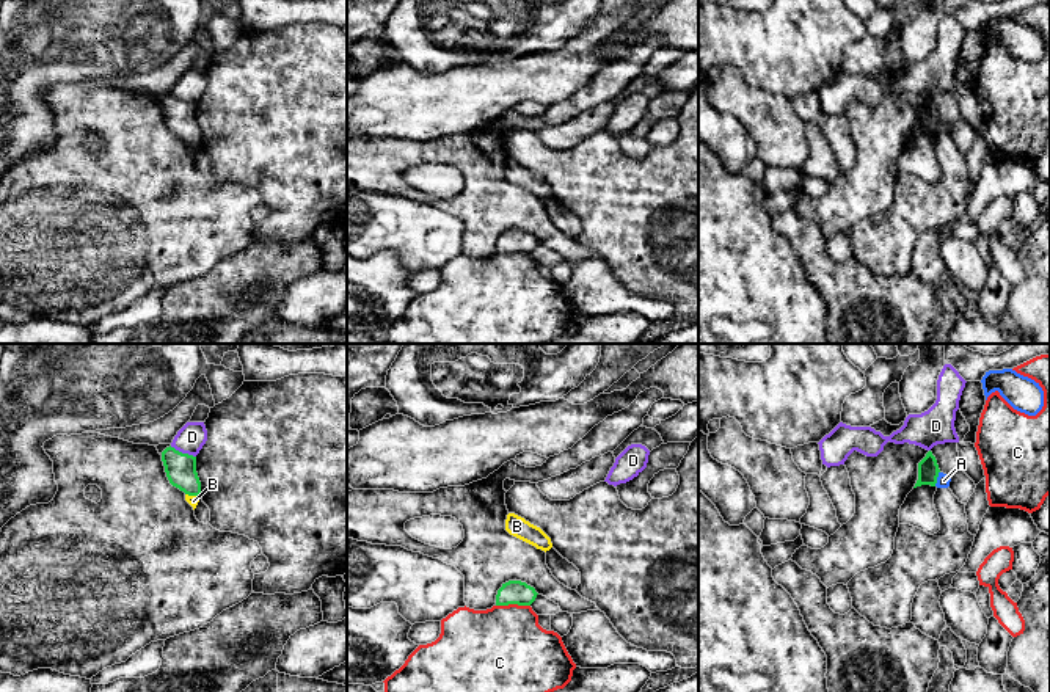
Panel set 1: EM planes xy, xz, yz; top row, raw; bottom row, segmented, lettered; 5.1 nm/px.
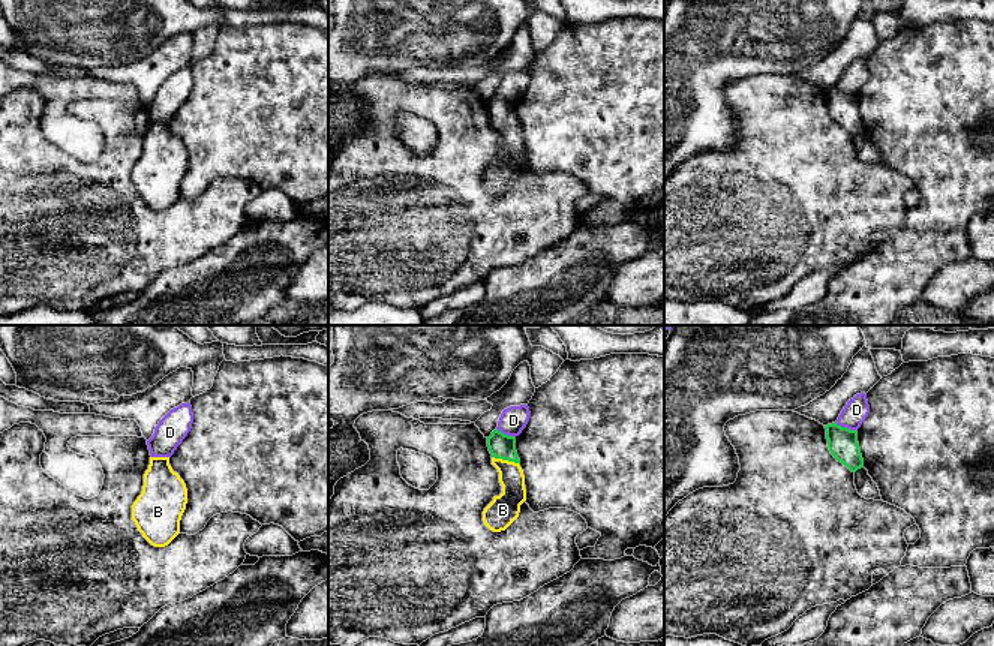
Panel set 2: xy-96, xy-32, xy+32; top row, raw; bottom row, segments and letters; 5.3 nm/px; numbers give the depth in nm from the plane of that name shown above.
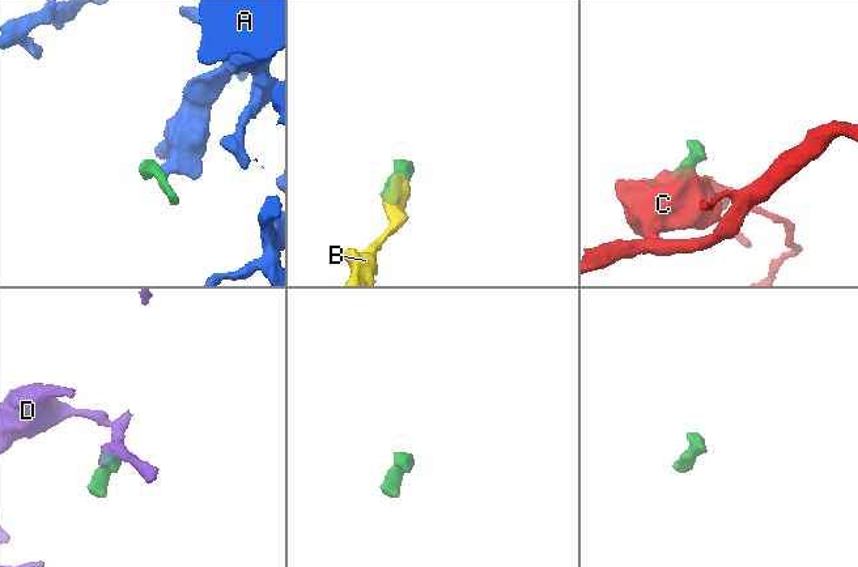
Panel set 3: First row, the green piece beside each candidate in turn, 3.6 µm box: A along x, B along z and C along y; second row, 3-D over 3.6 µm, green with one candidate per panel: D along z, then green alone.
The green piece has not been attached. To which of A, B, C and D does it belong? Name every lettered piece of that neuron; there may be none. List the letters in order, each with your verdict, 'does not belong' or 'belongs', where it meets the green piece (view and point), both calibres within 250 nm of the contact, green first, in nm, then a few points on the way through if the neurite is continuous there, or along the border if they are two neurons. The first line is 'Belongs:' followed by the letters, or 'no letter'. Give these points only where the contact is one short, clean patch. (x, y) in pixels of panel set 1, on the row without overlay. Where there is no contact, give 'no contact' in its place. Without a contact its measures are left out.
Belongs: B
A: does not belong; meets green in yz at (936, 127); 110 nm thick on the green side, 70 nm on the other; border along yz (939, 120), (934, 134)
B: belongs; meets green in xy at (193, 143); 160 nm thick on the green side, 50 nm on the other; runs through xy (181, 116), (193, 143), (193, 149)
C: does not belong; meets green in xz at (512, 251); 130 nm thick on the green side, 460 nm on the other; border along xz (529, 253), (496, 254)
D: does not belong; meets green in xy at (181, 101); 160 nm thick on the green side, 150 nm on the other; border along xy (170, 94), (195, 105)

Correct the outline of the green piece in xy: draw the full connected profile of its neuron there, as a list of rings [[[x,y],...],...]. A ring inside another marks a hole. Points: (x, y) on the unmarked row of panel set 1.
[[[170,94],[162,100],[162,110],[170,132],[185,141],[185,149],[195,158],[201,148],[196,105],[182,102]]]

